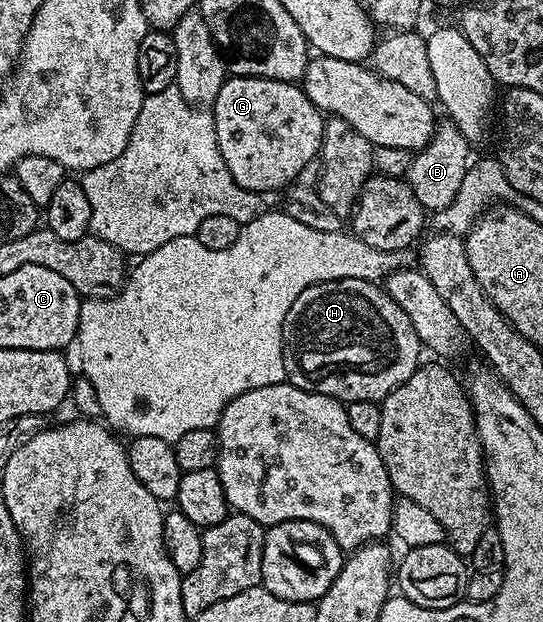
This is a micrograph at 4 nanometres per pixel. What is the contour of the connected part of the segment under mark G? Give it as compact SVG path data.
M229 75L218 98L210 106L212 125L218 138L218 150L238 186L252 192L269 194L275 188L287 189L306 165L317 159L322 142L325 117L315 108L303 87L286 80L267 80L257 76Z

